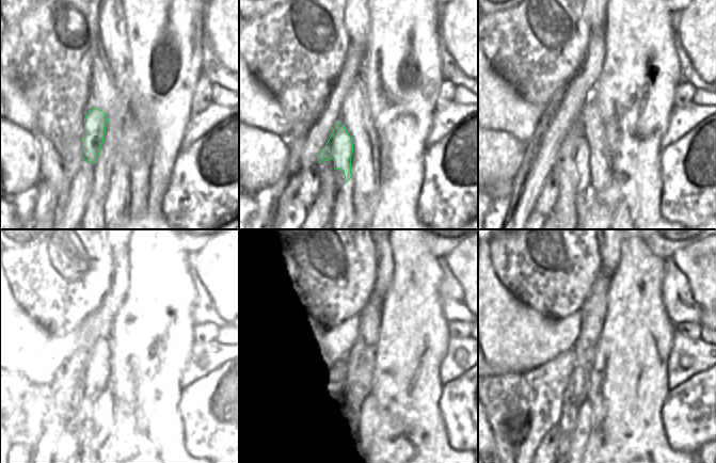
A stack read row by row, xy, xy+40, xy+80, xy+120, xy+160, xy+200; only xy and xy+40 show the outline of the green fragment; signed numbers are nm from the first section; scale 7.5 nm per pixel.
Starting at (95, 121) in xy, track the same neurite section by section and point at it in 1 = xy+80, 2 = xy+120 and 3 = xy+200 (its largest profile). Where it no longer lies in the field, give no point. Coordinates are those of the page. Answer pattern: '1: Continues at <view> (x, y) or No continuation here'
1: Continues at xy+80 (581, 150)
2: Continues at xy+120 (107, 425)
3: Continues at xy+200 (578, 438)

